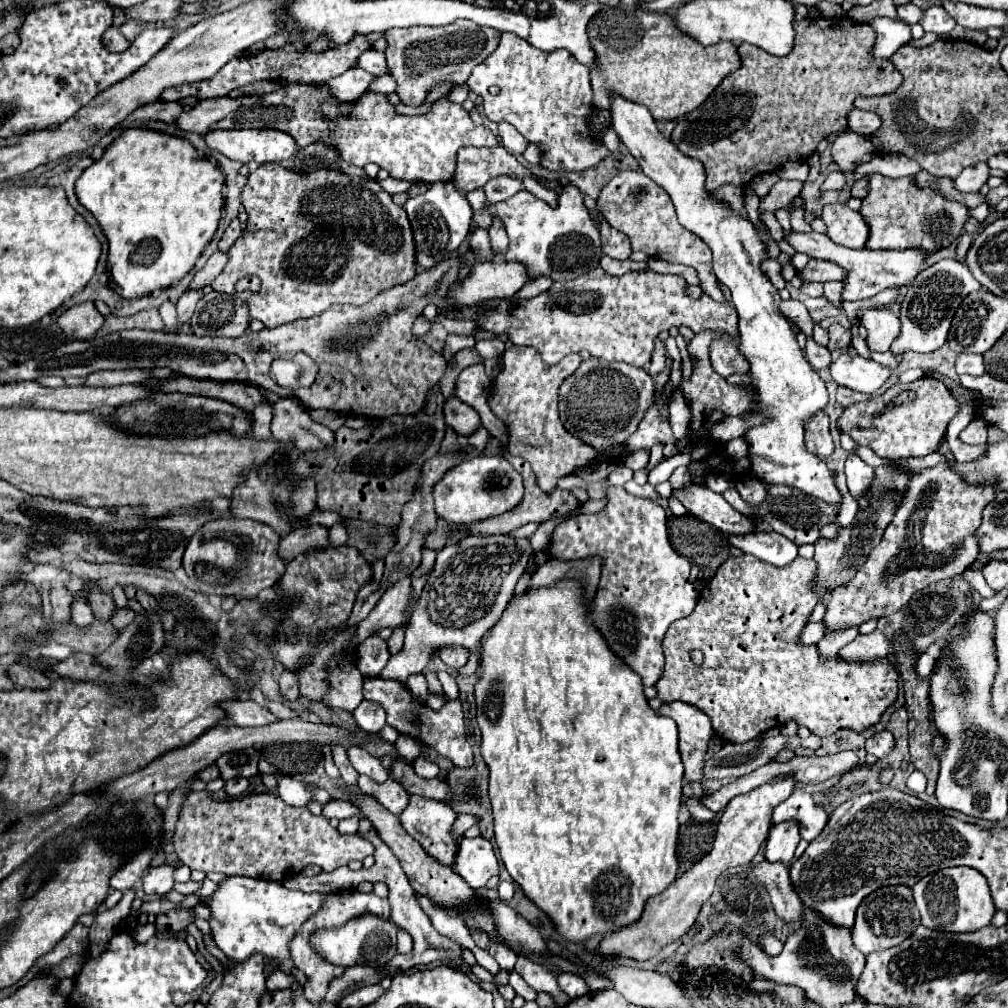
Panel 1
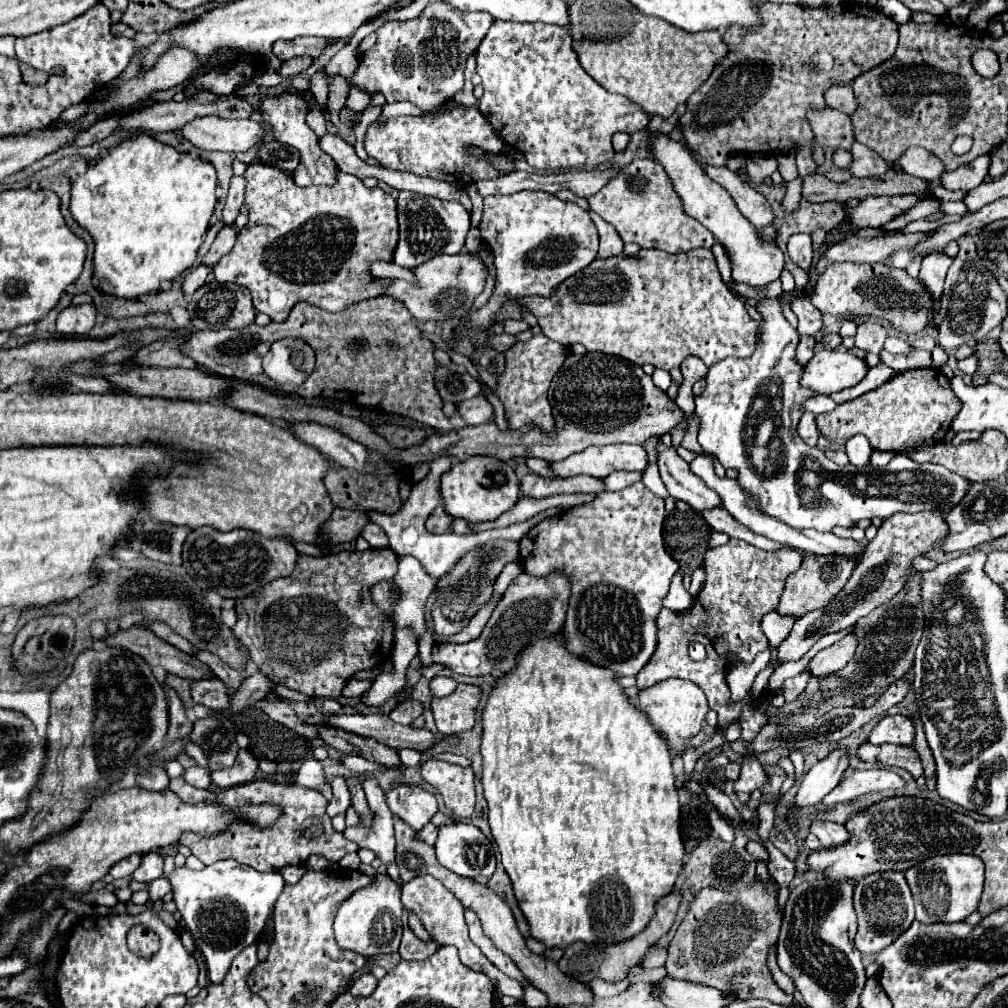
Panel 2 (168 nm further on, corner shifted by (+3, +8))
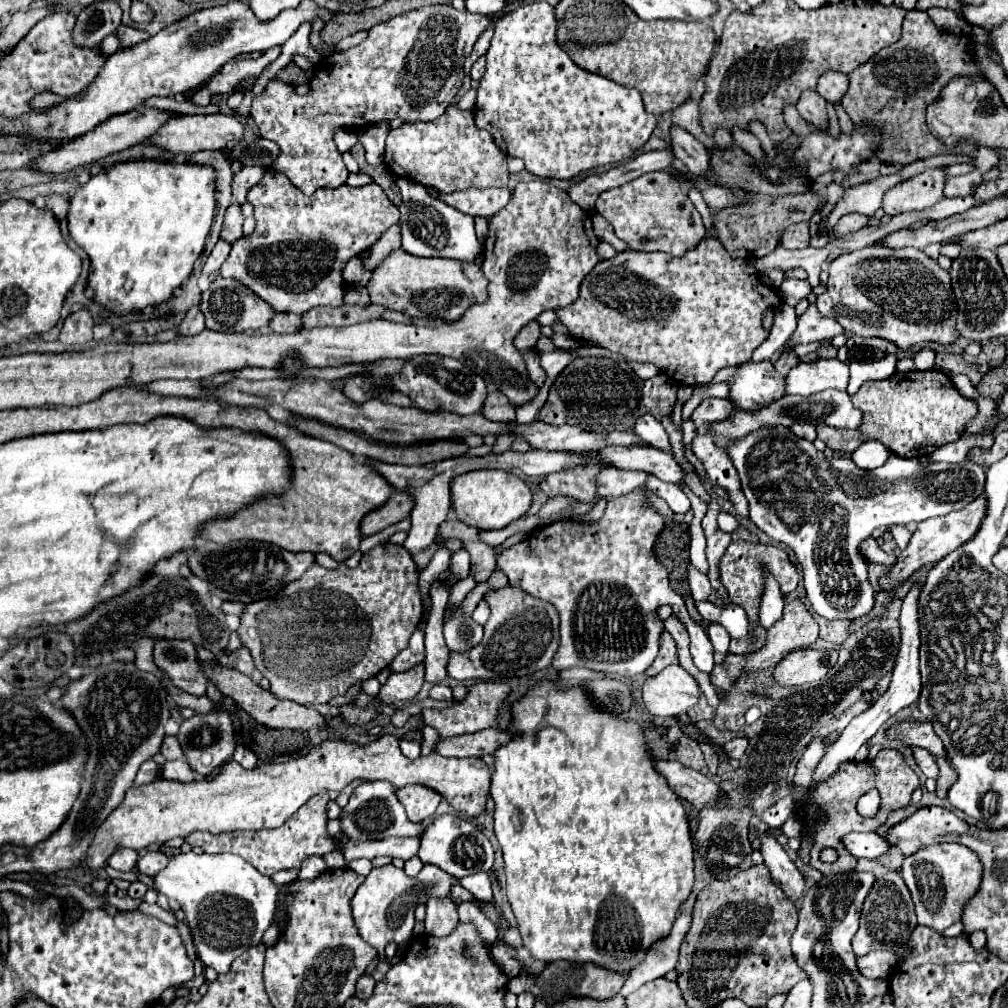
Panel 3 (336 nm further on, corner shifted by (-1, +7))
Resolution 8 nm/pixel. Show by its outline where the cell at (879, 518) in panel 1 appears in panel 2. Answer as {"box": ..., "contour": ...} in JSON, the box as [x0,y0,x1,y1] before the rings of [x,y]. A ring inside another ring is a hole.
{"box":[778,553,856,617],"contour":[[[832,553],[832,555],[806,555],[800,569],[796,573],[788,575],[788,581],[786,581],[782,597],[780,597],[778,613],[802,617],[808,611],[822,609],[846,585],[846,581],[850,579],[854,567],[856,567],[856,557],[846,557],[846,555],[838,555],[838,553]]]}

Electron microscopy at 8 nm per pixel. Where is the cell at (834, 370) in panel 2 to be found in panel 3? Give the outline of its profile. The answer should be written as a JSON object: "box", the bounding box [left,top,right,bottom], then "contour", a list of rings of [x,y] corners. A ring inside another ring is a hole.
{"box":[786,358,848,396],"contour":[[[838,358],[800,362],[786,374],[786,394],[812,396],[828,388],[846,390],[848,376],[848,366]]]}

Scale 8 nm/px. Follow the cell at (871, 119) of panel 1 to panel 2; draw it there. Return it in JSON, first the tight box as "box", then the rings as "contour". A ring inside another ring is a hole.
{"box":[824,85,856,115],"contour":[[[834,85],[826,91],[824,97],[826,97],[826,103],[830,109],[838,109],[846,115],[856,111],[856,99],[854,99],[850,85]]]}

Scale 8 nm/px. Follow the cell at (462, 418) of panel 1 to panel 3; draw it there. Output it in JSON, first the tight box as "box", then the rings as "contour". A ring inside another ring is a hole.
{"box":[482,390,516,422],"contour":[[[498,390],[488,394],[488,398],[484,402],[484,408],[482,408],[482,414],[488,420],[502,420],[502,422],[514,422],[516,420],[516,408]]]}

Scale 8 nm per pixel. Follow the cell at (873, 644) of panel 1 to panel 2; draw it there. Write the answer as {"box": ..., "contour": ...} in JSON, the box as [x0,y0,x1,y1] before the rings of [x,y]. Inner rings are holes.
{"box":[808,635,858,677],"contour":[[[846,635],[842,641],[818,651],[818,655],[810,661],[808,669],[818,677],[844,669],[844,665],[848,665],[848,661],[854,657],[856,649],[858,649],[858,641],[854,639],[854,635]]]}

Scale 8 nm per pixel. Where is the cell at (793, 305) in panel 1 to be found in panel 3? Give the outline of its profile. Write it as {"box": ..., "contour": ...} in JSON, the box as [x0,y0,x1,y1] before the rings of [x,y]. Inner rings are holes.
{"box":[770,304,844,363],"contour":[[[814,304],[808,306],[808,310],[798,318],[798,328],[794,330],[794,334],[790,336],[790,340],[787,340],[774,355],[770,361],[775,363],[780,358],[783,349],[786,346],[796,346],[796,344],[808,344],[808,342],[822,342],[822,340],[832,340],[834,336],[838,334],[844,334],[844,328],[832,320],[832,318],[826,318],[822,316]]]}

